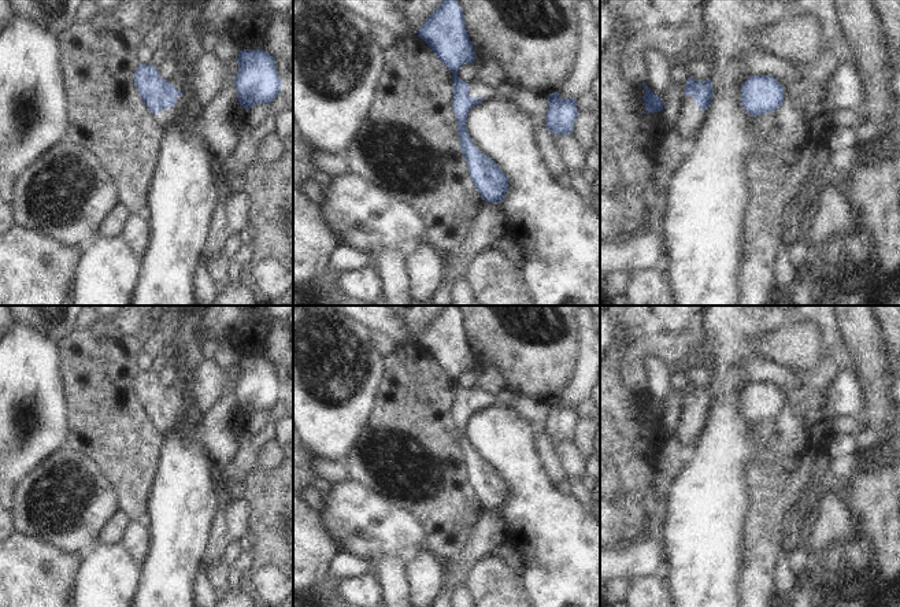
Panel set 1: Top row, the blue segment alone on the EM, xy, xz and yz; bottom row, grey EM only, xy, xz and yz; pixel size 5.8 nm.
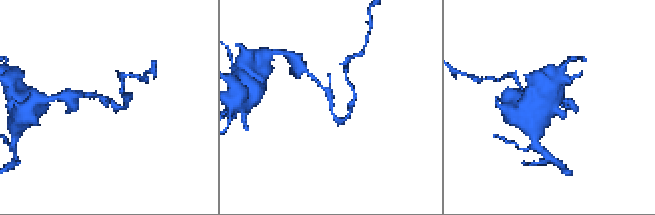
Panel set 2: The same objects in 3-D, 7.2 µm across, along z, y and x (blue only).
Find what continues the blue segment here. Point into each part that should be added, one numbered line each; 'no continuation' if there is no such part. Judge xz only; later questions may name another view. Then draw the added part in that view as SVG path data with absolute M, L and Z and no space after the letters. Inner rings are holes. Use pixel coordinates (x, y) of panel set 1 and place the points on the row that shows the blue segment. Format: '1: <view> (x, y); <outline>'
1: xz (477, 88); M477 77L468 82L468 95L471 97L482 97L490 100L497 97L497 92L493 86L479 81Z

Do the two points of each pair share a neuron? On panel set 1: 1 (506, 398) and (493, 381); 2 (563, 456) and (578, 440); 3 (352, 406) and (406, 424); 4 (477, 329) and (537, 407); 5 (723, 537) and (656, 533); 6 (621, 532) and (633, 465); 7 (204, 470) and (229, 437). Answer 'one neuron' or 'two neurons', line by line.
1: one neuron
2: two neurons
3: two neurons
4: two neurons
5: two neurons
6: one neuron
7: two neurons

